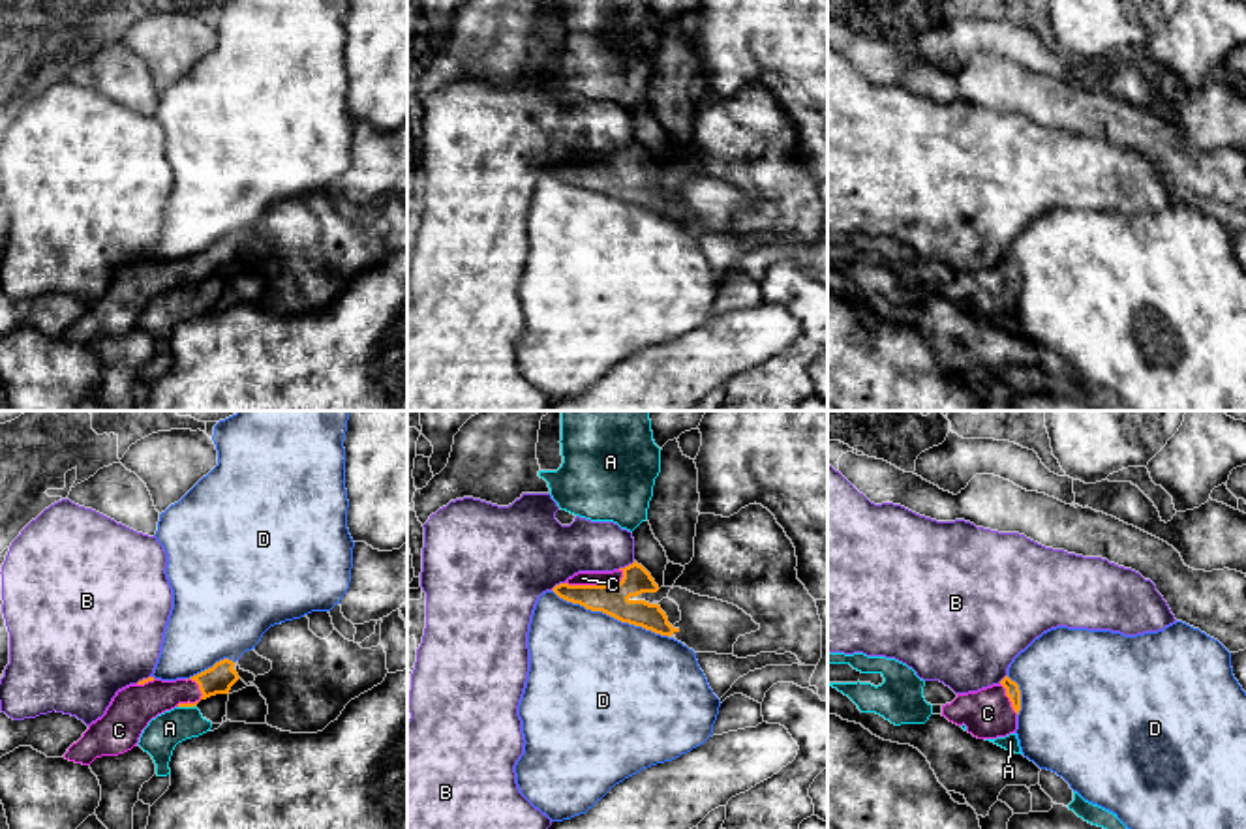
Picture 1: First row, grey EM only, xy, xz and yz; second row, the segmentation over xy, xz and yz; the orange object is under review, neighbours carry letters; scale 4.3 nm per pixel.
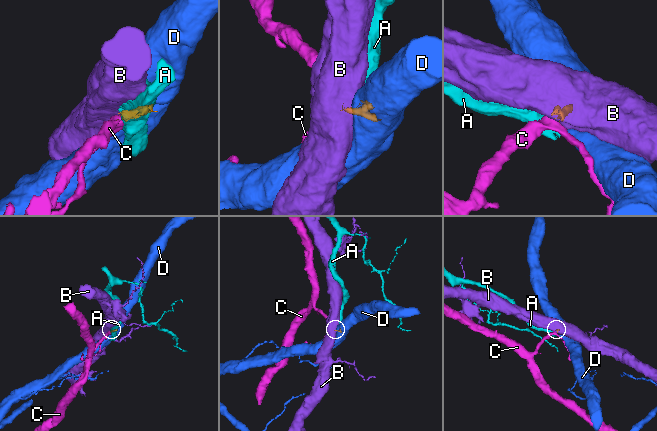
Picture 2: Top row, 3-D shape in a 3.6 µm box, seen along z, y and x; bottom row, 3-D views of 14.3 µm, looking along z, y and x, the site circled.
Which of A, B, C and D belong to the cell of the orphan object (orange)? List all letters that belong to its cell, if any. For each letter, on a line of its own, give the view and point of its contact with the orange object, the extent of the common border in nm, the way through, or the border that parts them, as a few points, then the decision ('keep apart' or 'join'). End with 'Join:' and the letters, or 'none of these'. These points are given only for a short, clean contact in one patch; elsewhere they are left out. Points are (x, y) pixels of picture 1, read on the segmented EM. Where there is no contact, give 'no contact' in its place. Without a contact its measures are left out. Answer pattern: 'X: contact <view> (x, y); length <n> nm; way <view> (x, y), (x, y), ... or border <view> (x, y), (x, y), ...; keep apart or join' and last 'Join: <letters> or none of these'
A: contact xy (186, 706); length 80 nm; border xy (196, 704), (179, 708); keep apart
B: contact xz (625, 567); length 90 nm; keep apart
C: contact xz (597, 586); length 260 nm; way xz (612, 601), (597, 586), (582, 578); join
D: contact xz (610, 616); length 550 nm; keep apart
Join: C

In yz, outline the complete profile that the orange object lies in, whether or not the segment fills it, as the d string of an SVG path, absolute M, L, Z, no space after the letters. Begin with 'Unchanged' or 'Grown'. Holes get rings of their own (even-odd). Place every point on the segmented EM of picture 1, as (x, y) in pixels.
Grown. M1008 675L993 686L978 692L957 694L951 703L942 705L942 716L978 739L996 739L1015 733L1021 711L1021 690Z

